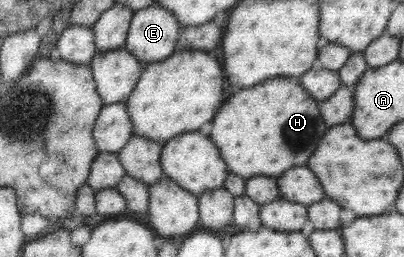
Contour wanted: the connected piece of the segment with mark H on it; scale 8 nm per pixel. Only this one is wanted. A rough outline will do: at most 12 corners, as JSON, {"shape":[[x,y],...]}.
{"shape":[[298,79],[234,94],[209,137],[230,173],[278,178],[329,129]]}

